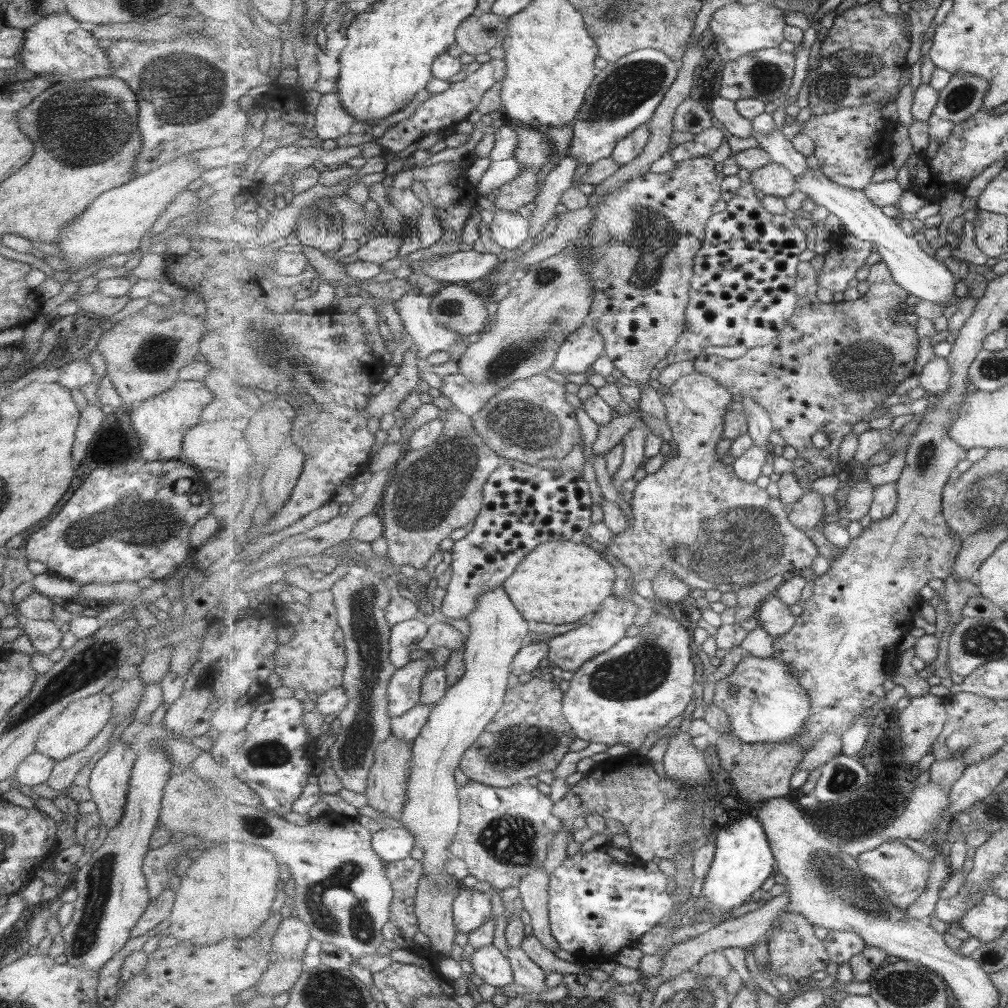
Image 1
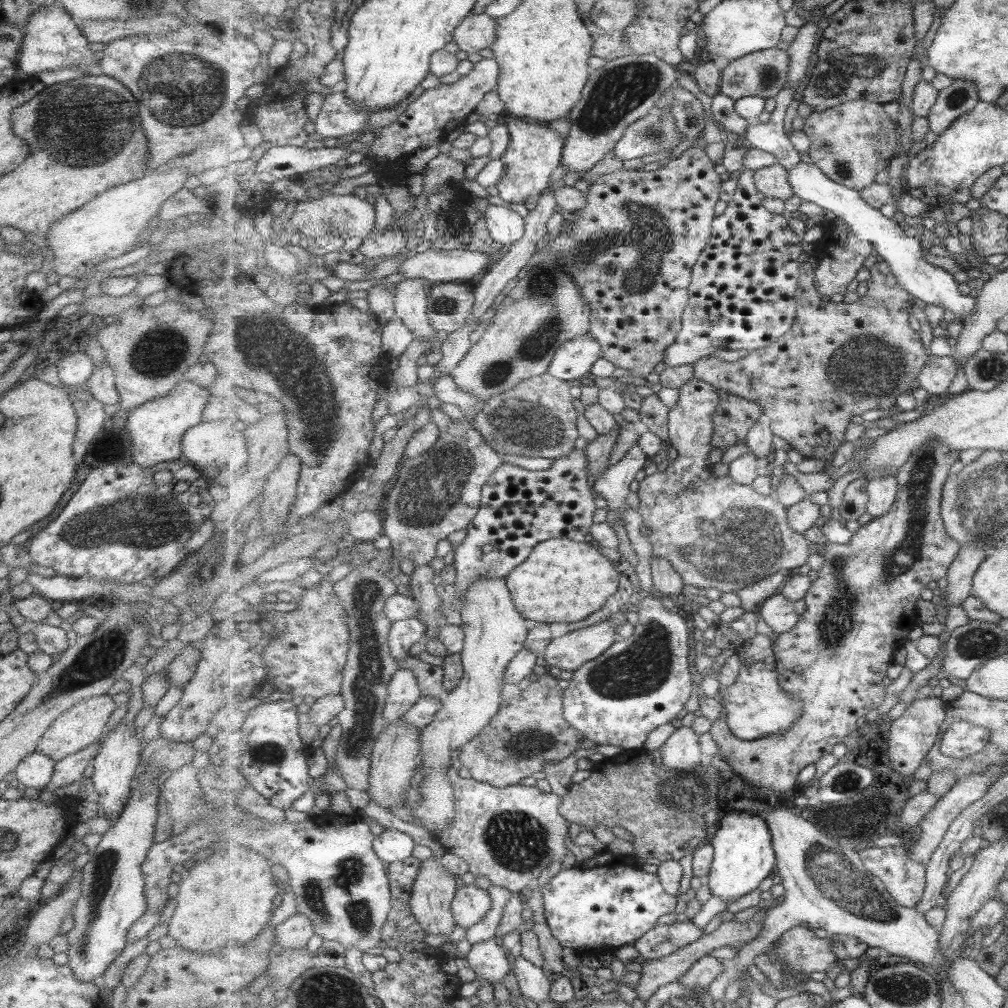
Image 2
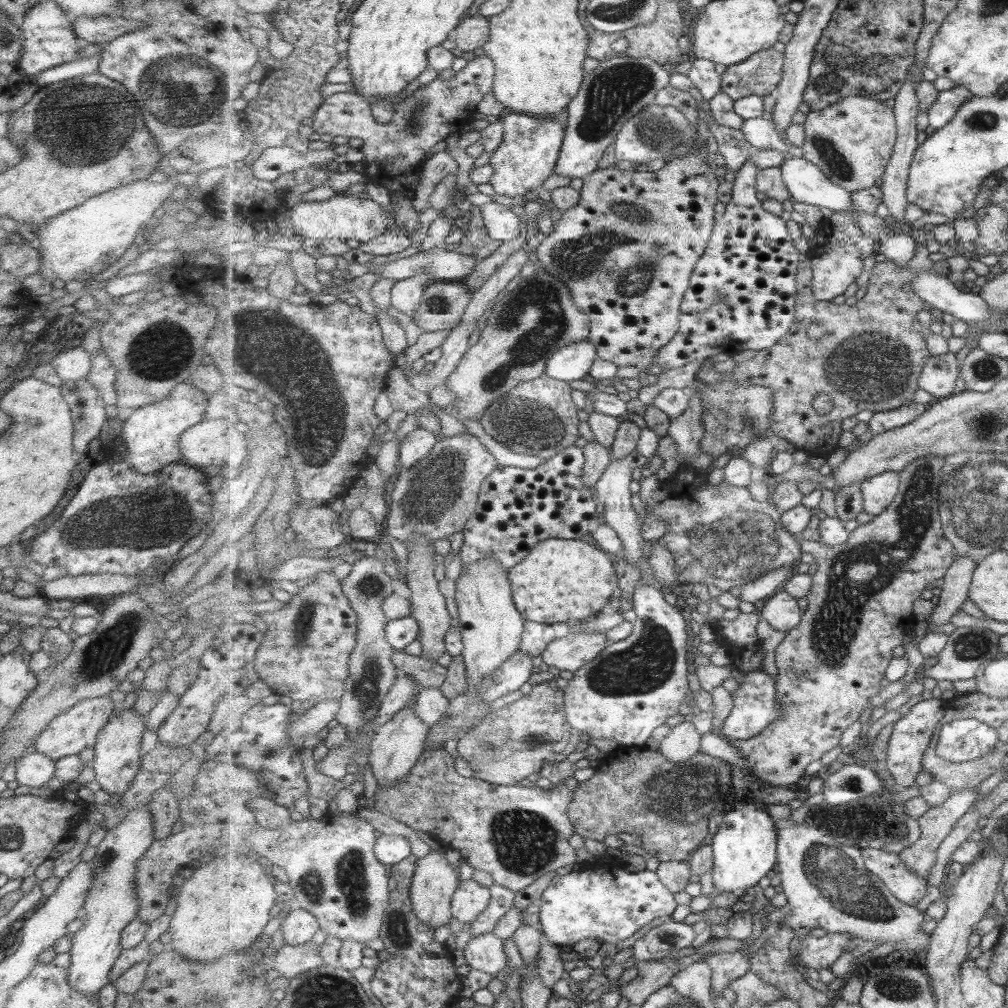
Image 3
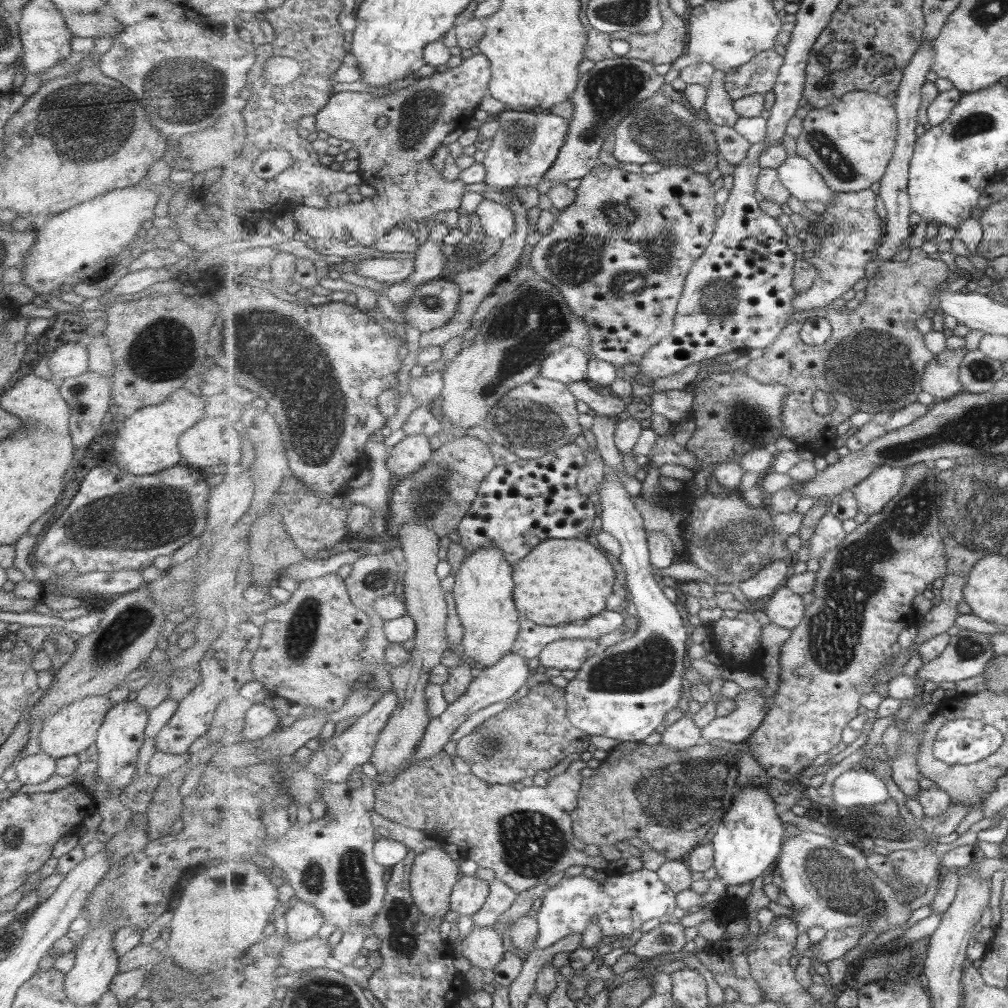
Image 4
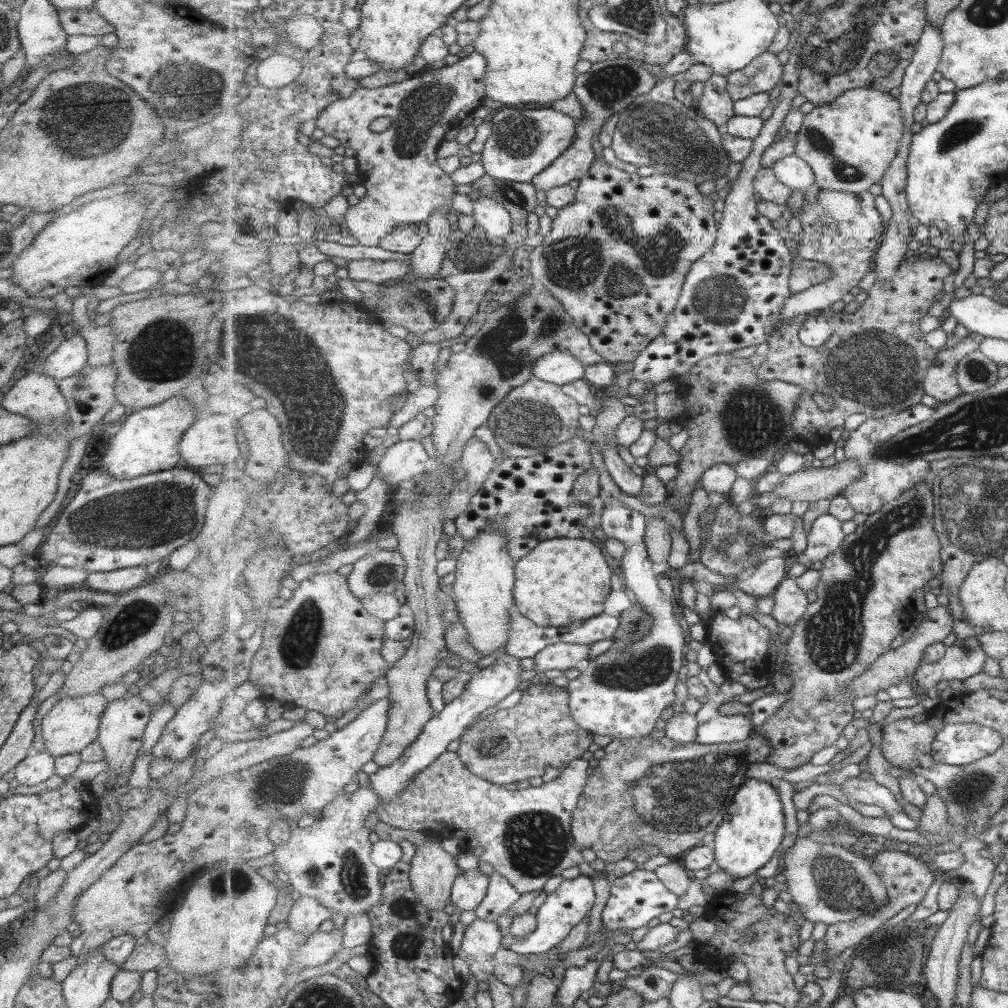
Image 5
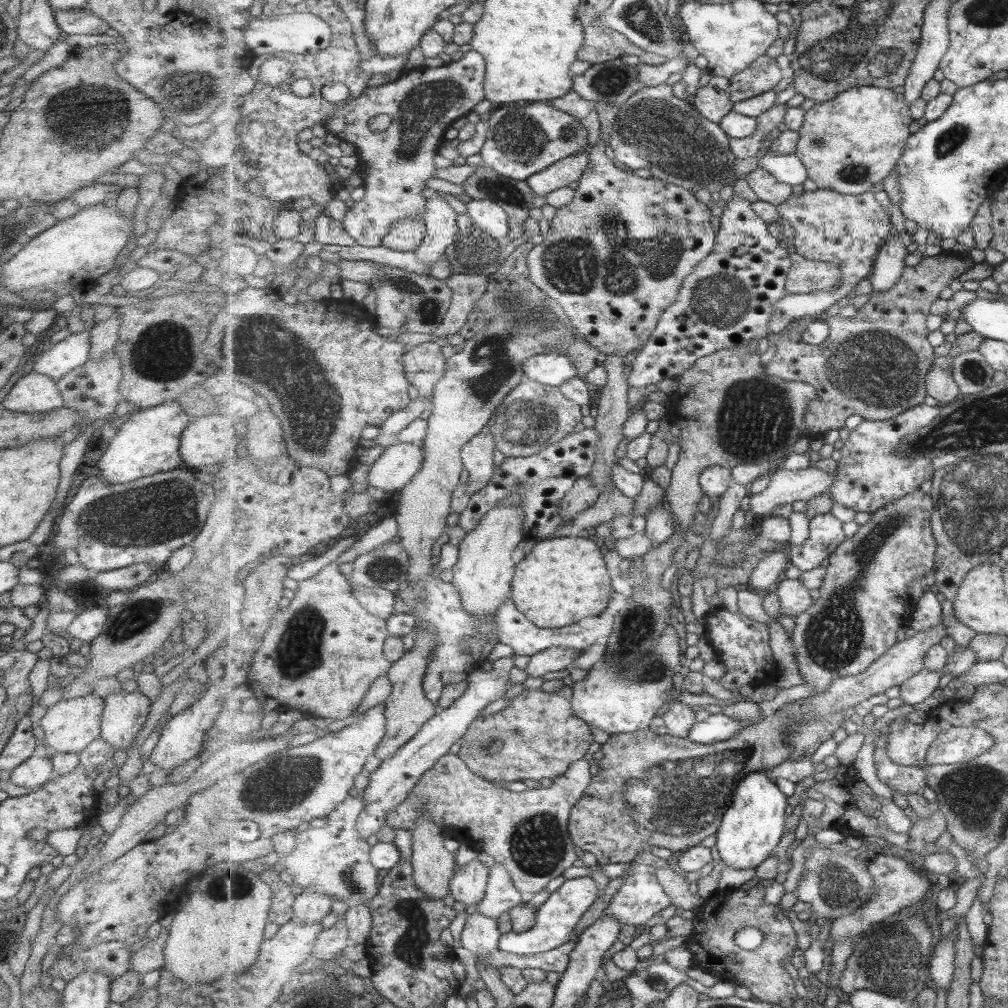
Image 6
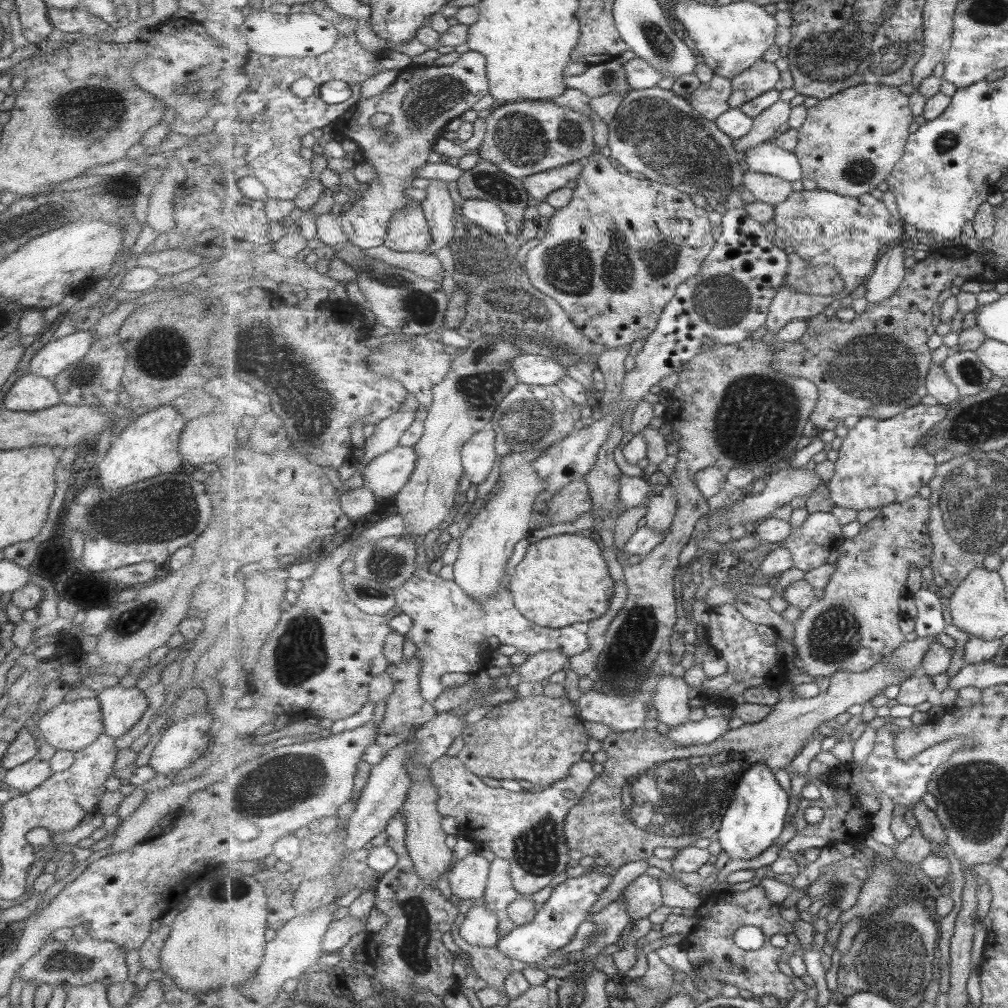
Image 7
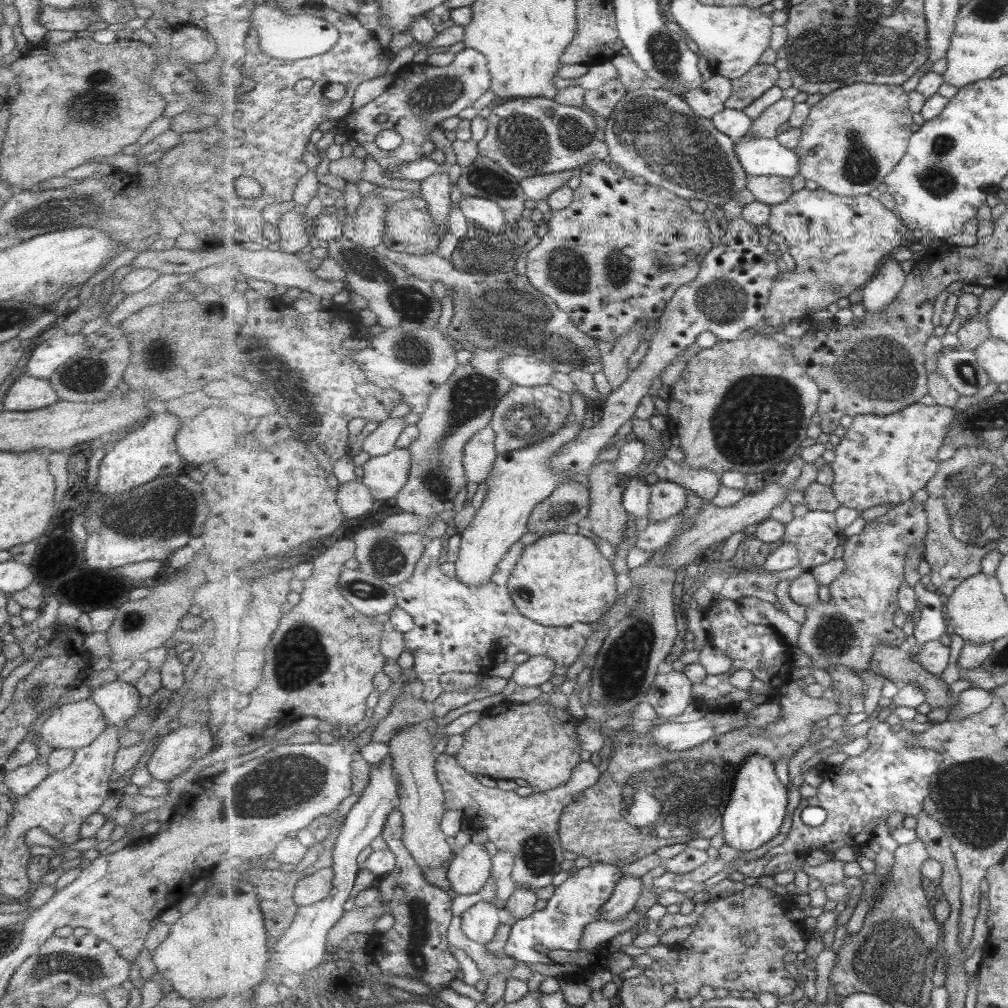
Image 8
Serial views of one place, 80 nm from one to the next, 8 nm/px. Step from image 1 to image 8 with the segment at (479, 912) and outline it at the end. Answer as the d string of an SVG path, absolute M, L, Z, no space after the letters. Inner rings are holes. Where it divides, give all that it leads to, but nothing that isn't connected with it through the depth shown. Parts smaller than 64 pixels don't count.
M470 842L456 851L448 866L447 878L459 894L475 894L491 878L493 867L492 856L484 844Z

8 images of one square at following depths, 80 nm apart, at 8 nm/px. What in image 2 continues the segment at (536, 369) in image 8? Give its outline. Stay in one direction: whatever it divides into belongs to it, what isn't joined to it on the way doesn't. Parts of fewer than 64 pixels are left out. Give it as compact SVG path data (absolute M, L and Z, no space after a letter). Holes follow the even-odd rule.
M588 332L561 346L548 373L562 381L589 377L601 357L600 342Z

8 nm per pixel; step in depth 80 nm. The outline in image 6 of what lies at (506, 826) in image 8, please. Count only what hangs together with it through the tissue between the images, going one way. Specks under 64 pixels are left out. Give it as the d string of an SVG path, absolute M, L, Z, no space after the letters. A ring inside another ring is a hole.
M447 753L420 778L418 786L414 788L406 802L388 812L388 826L406 828L411 831L421 815L429 815L442 828L453 828L451 832L455 832L457 840L467 842L467 830L469 830L468 847L477 853L485 852L493 857L495 862L505 865L506 869L511 871L517 890L530 896L547 888L547 882L565 874L565 870L571 868L573 862L579 859L577 852L573 853L576 846L573 843L568 824L572 808L581 799L584 799L584 794L592 783L593 777L591 761L581 759L574 762L563 776L555 778L550 787L514 792L500 784L493 785L488 782L488 779L471 772L468 763L459 758L458 754Z

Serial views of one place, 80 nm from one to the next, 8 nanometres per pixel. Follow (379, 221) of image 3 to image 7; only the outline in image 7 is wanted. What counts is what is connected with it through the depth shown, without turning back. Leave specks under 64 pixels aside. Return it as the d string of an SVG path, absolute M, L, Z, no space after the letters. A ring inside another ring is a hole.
M469 50L461 54L452 65L407 66L399 72L396 81L387 90L375 97L359 100L333 124L339 134L357 143L364 159L375 168L378 175L351 209L339 218L343 233L349 241L369 250L384 244L395 212L407 210L415 204L403 192L418 177L418 170L427 161L436 158L435 142L440 140L439 135L446 131L451 120L460 118L467 110L472 110L487 95L490 95L487 58L480 52ZM379 113L390 115L392 120L381 128L374 128L371 126L371 118ZM385 134L397 136L395 145L383 143Z

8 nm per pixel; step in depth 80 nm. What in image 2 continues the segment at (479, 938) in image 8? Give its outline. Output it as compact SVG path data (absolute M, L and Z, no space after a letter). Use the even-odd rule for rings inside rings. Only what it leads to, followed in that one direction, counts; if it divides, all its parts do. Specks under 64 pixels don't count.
M496 937L472 945L465 958L466 965L487 983L502 983L511 968L507 952L503 950L501 944L497 944Z

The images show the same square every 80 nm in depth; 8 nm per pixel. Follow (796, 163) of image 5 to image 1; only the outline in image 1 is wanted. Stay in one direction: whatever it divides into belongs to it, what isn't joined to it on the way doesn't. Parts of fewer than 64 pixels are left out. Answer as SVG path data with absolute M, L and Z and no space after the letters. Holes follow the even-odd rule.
M809 169L806 173L796 177L798 189L812 199L819 207L825 207L827 211L841 222L841 227L847 232L861 238L862 241L875 243L875 249L881 254L881 262L887 263L895 282L902 286L909 294L917 296L929 302L944 304L950 302L952 305L959 304L960 300L955 294L955 286L959 280L955 279L953 272L941 262L931 258L919 242L911 236L907 236L901 224L899 216L890 217L885 210L877 207L866 192L843 186L833 179L830 179L822 169Z

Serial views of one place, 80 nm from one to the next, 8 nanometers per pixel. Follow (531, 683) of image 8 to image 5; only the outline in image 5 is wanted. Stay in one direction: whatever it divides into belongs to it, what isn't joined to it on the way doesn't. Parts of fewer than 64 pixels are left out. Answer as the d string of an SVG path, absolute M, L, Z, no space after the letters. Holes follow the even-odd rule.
M559 642L543 649L534 656L534 671L547 672L547 670L569 670L569 668L582 668L590 655L591 647L587 644L569 644Z

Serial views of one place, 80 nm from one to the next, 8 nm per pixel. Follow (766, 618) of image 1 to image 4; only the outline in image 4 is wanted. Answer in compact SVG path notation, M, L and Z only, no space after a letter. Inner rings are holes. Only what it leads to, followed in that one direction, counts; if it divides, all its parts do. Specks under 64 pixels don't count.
M787 584L768 599L765 614L772 623L793 631L803 623L806 612L803 596L795 594Z

